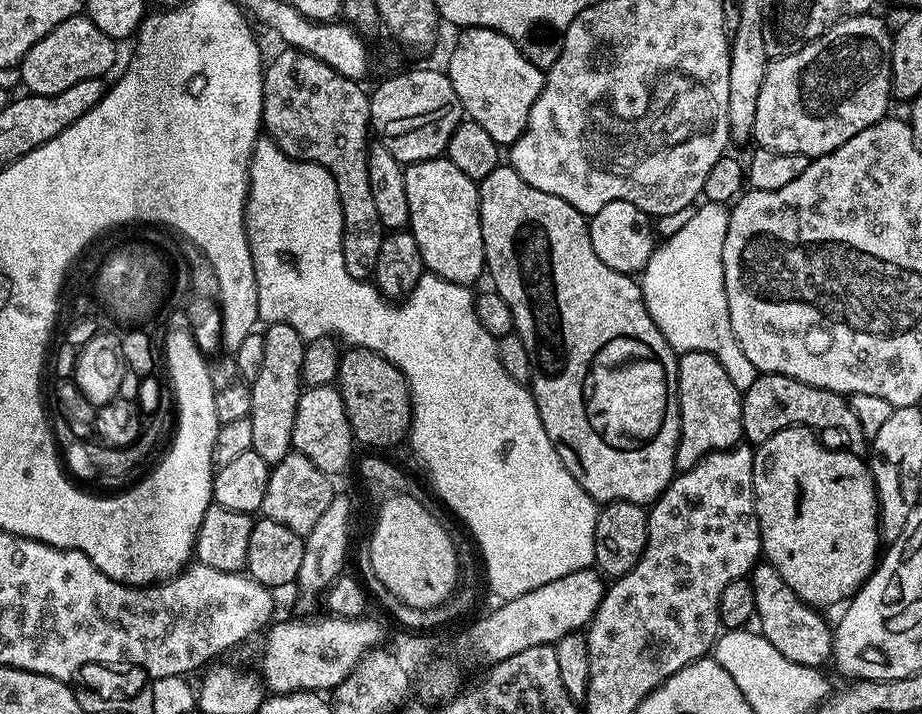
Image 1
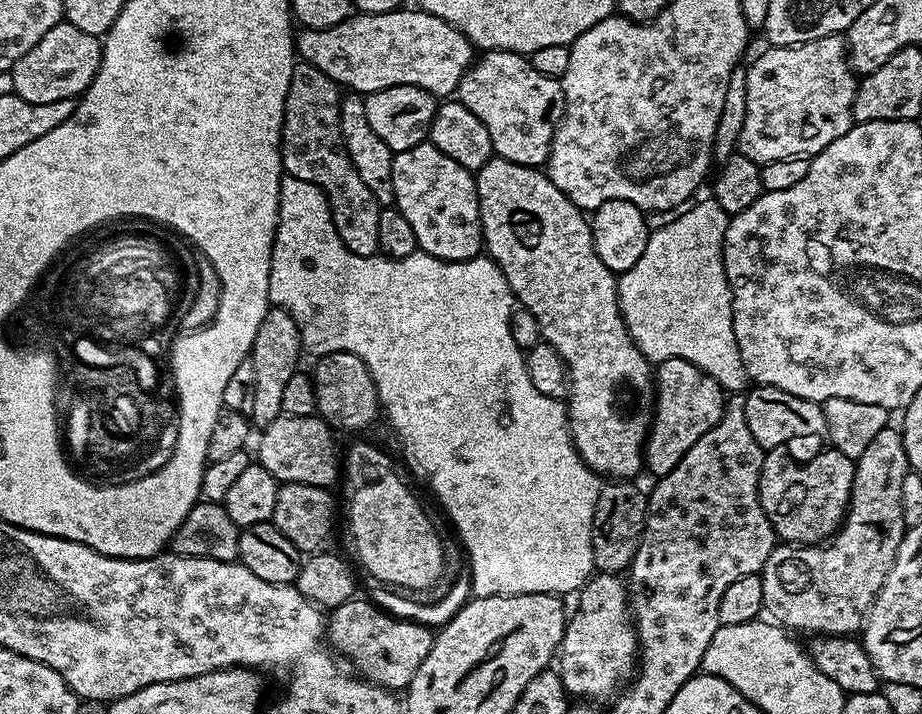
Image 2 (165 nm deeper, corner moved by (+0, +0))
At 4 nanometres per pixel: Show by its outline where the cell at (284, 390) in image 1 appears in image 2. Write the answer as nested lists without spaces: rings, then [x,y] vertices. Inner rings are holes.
[[[275,306],[269,307],[266,318],[262,318],[262,326],[258,326],[258,334],[254,334],[250,359],[254,366],[254,386],[252,387],[252,401],[254,410],[250,417],[251,423],[257,429],[274,422],[282,414],[282,394],[286,382],[298,370],[296,364],[302,357],[300,335],[294,318],[286,310]]]

